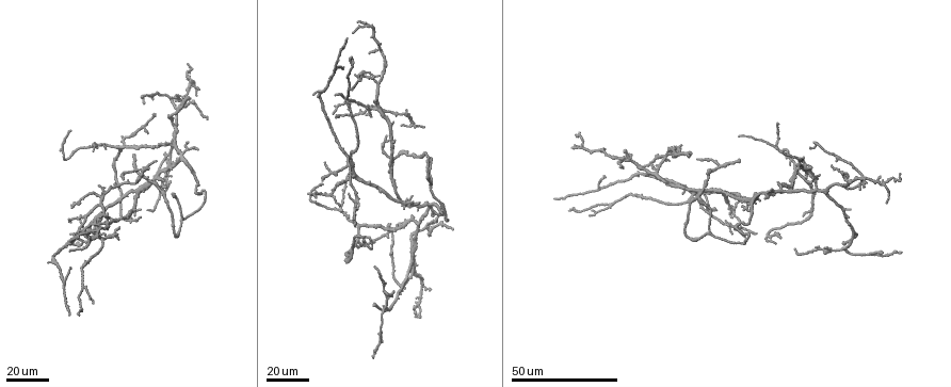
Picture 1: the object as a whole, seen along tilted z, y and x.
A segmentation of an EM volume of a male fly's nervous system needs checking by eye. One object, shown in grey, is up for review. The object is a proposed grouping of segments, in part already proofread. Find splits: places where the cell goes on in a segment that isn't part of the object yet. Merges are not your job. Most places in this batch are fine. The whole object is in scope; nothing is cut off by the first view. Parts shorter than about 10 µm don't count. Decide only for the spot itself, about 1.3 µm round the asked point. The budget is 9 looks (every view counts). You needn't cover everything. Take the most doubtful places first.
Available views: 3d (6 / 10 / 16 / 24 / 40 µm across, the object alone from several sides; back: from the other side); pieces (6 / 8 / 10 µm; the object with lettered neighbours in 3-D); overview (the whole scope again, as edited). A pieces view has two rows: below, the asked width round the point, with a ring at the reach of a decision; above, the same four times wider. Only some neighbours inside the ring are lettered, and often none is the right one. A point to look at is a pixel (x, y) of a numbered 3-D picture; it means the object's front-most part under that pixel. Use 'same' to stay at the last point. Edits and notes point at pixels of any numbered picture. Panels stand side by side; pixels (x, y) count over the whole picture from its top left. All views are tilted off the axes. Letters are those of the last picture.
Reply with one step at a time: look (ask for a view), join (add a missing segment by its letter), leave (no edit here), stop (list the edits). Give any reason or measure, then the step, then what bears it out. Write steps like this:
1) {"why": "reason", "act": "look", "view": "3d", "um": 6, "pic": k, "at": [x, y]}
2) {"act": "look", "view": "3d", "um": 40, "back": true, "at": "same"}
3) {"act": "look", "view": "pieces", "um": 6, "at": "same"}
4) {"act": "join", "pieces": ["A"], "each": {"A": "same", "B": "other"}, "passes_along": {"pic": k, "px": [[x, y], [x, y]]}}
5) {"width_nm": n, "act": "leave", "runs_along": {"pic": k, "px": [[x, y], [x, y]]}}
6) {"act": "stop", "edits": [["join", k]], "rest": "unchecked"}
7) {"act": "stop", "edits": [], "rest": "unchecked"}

{"why": "free end", "act": "look", "view": "3d", "um": 40, "pic": 1, "at": [756, 235]}

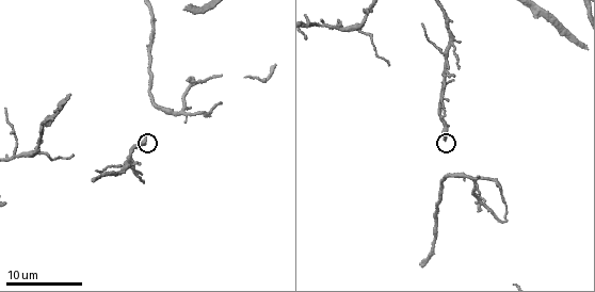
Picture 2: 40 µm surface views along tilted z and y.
{"act": "look", "view": "3d", "um": 6, "pic": 2, "at": [446, 137]}

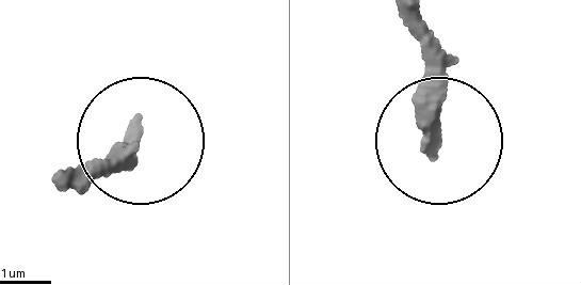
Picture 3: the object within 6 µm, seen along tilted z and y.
{"act": "look", "view": "pieces", "um": 10, "pic": 3, "at": [432, 150]}

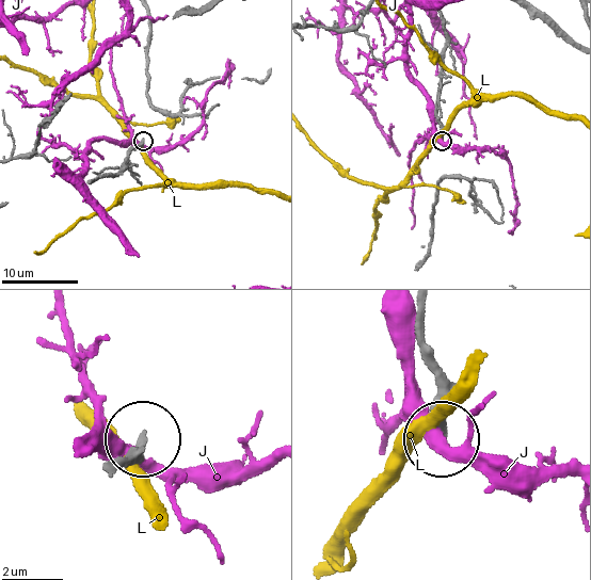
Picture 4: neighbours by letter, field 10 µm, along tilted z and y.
{"width_nm": 240, "act": "leave", "each": {"J": "other", "L": "other"}, "found": "no lettered segment goes on from it"}

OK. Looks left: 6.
{"why": "branch stops here", "act": "look", "view": "3d", "um": 40, "pic": 1, "at": [196, 150]}

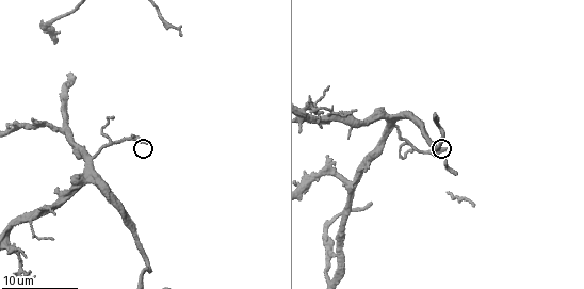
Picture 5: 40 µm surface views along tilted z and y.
{"act": "look", "view": "3d", "um": 10, "pic": 5, "at": [146, 140]}

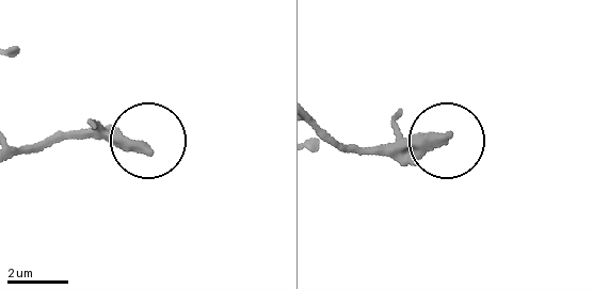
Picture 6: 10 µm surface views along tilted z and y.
{"why": "what lies round it", "act": "look", "view": "pieces", "um": 8, "pic": 6, "at": [446, 137]}

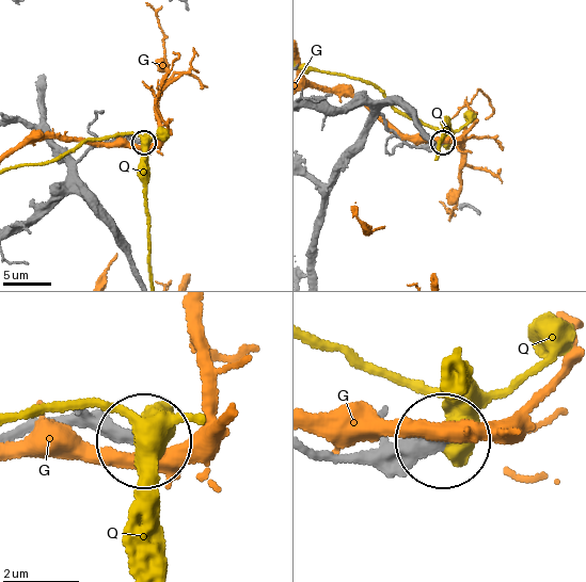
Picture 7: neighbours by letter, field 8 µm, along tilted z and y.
{"act": "leave", "each": {"G": "other", "Q": "other"}, "runs_along": {"pic": 7, "px": [[317, 452], [404, 467], [439, 445]]}, "found": "none of them fits"}

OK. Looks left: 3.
{"why": "end of a long branch", "act": "look", "view": "3d", "um": 24, "pic": 1, "at": [900, 253]}

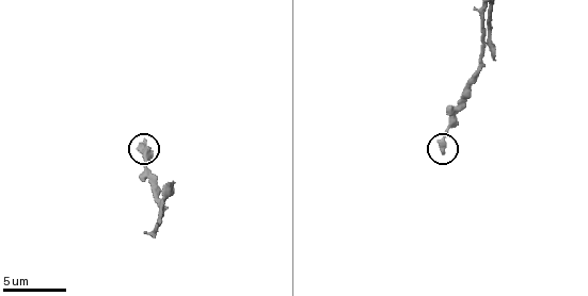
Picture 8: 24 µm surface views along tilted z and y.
{"act": "look", "view": "pieces", "um": 8, "pic": 8, "at": [145, 142]}

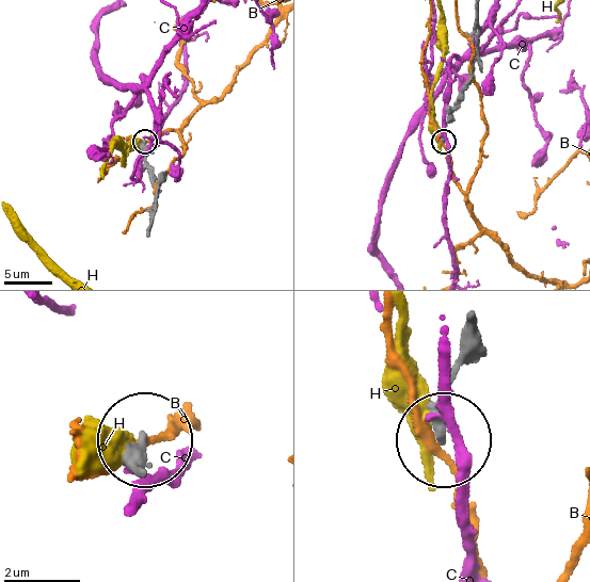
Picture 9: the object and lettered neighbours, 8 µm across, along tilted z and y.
{"act": "leave", "each": {"B": "other", "C": "other", "H": "other"}, "runs_along": {"pic": 9, "px": [[477, 25], [473, 71], [443, 141]]}, "found": "no lettered segment goes on from it"}

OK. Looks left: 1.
{"act": "stop", "edits": [], "rest": "unchecked"}

